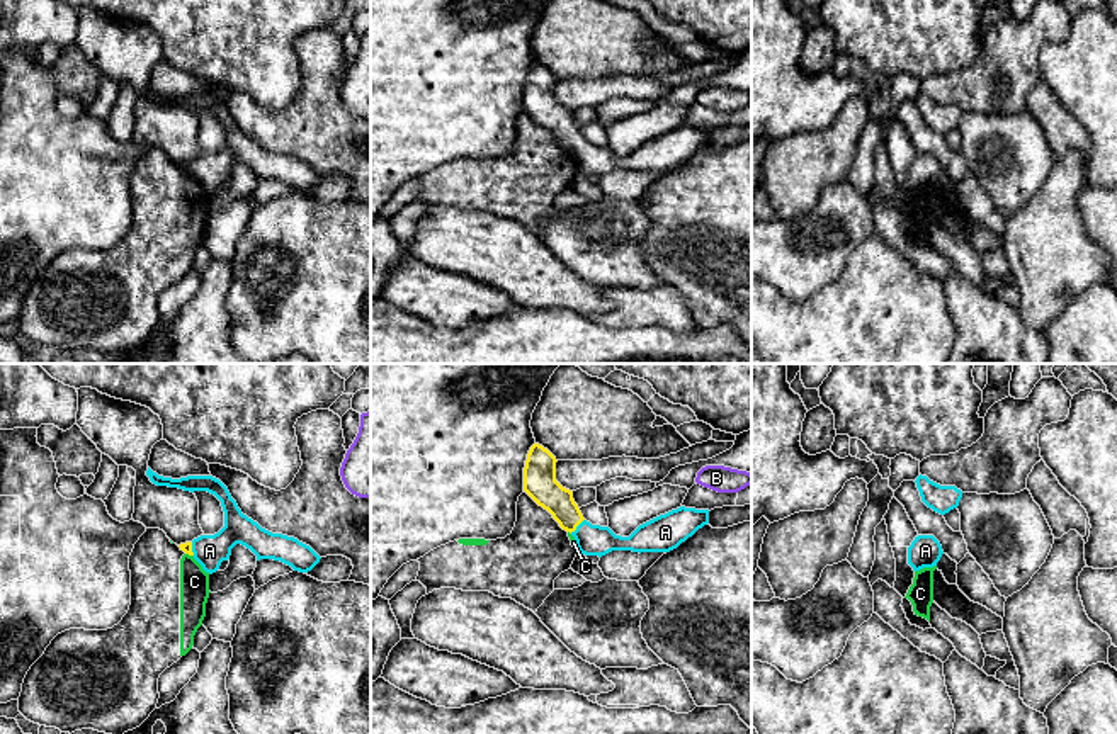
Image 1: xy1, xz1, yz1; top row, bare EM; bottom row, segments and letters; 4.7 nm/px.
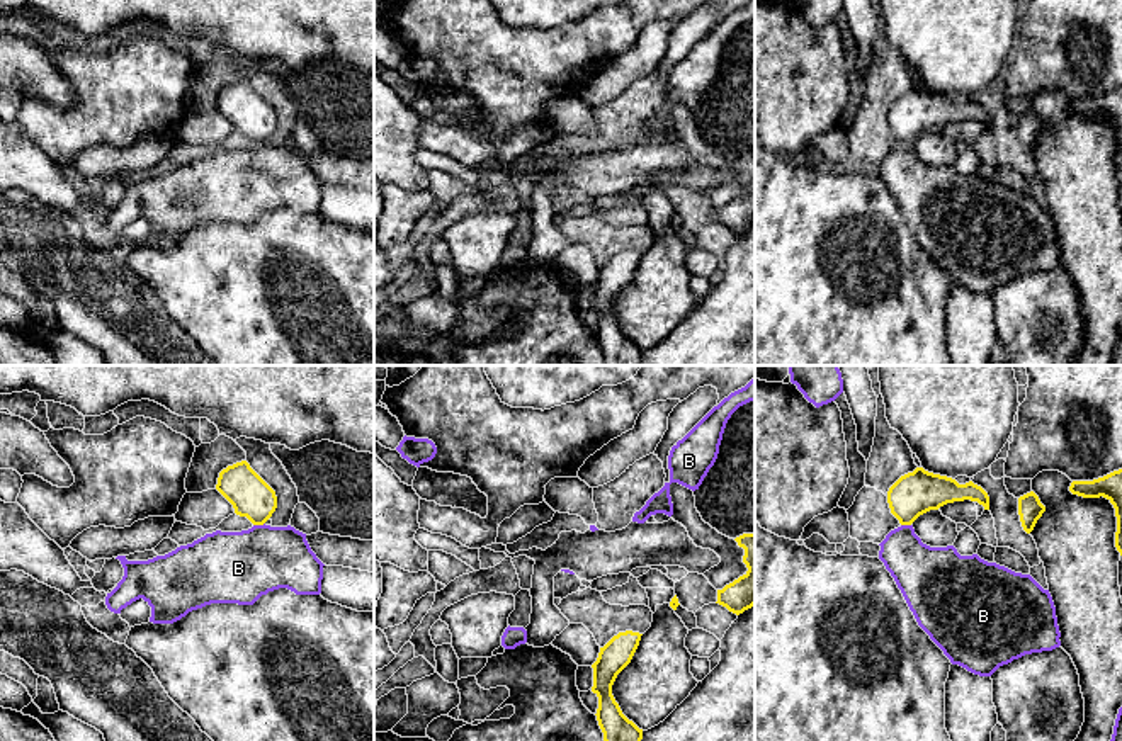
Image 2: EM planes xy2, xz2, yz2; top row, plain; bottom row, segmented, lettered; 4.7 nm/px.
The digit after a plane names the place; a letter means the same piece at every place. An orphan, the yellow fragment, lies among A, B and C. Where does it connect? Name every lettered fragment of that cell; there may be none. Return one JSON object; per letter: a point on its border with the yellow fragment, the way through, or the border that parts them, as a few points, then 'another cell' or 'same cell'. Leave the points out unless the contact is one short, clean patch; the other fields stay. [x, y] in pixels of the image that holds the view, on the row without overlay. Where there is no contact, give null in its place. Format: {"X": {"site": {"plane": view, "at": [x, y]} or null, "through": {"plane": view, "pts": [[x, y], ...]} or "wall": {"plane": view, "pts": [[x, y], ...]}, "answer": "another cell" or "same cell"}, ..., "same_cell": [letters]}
{"A": {"site": {"plane": "xz1", "at": [577, 145]}, "through": {"plane": "xz1", "pts": [[541, 106], [577, 145], [590, 158]]}, "answer": "same cell"}, "B": {"site": {"plane": "xy2", "at": [259, 143]}, "wall": {"plane": "xy2", "pts": [[264, 141], [254, 145]]}, "answer": "another cell"}, "C": {"site": {"plane": "xy1", "at": [189, 174]}, "wall": {"plane": "xy1", "pts": [[186, 172], [192, 175]]}, "answer": "another cell"}, "same_cell": ["A"]}

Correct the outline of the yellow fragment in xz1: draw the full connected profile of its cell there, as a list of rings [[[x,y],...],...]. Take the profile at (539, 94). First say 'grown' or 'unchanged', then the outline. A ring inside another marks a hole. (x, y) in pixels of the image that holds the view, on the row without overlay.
grown | [[[534,63],[524,87],[524,110],[575,156],[585,175],[602,177],[612,170],[670,172],[709,143],[709,129],[680,126],[639,144],[629,156],[615,155],[609,146],[583,138],[573,110],[556,100],[556,82],[547,68]]]

